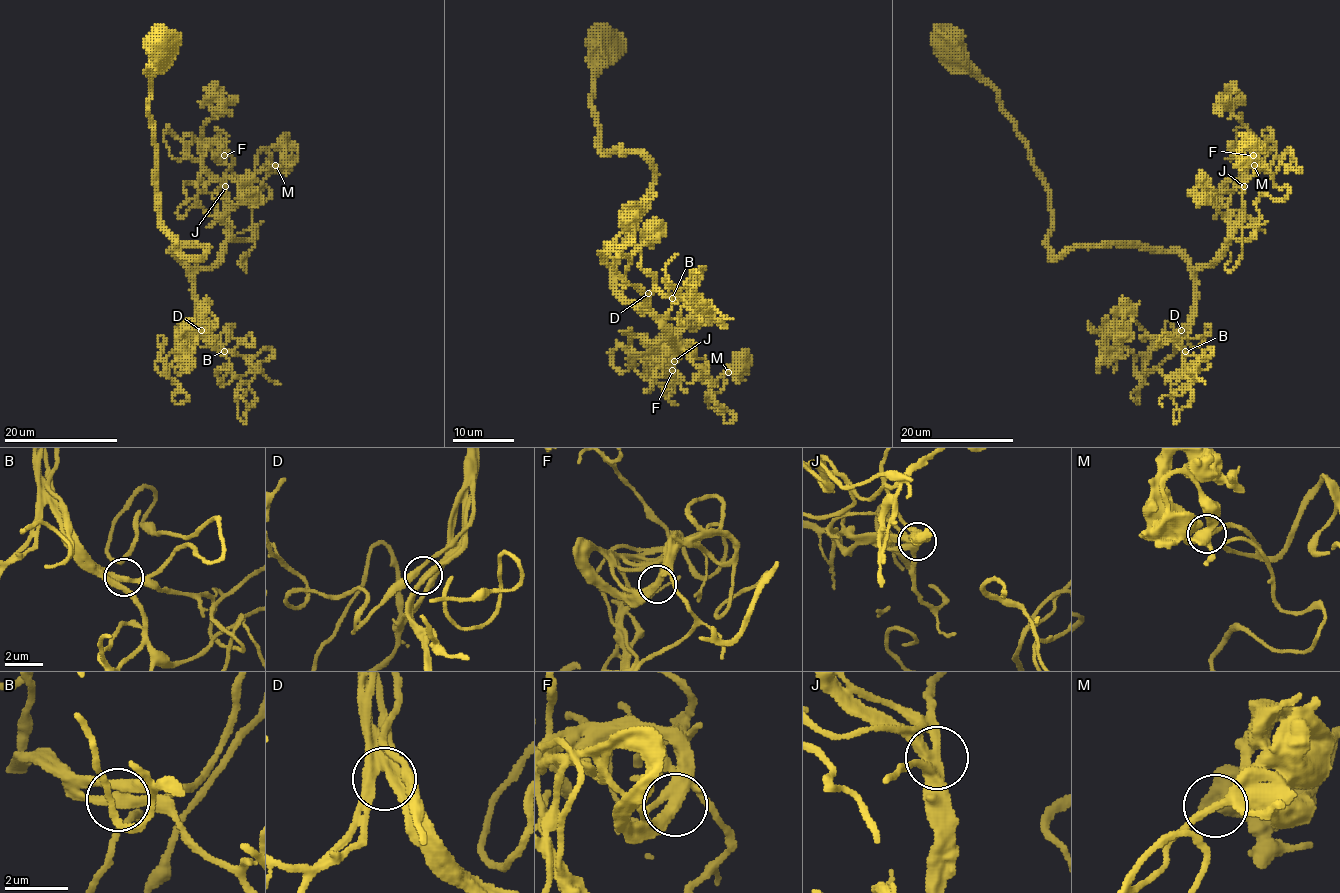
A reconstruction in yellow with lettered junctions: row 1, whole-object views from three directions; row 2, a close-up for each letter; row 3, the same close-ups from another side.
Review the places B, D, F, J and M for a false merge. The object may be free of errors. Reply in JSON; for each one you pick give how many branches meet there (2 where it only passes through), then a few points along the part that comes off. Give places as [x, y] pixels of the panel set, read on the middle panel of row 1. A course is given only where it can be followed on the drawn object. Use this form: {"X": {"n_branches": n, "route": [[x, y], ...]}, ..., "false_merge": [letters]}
{"false_merge": []}

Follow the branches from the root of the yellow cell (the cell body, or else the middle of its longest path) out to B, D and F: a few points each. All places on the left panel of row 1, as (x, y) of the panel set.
B: (156, 48), (148, 118), (158, 221), (187, 256), (207, 248), (170, 252), (187, 269), (198, 326), (224, 350)
D: (156, 48), (148, 118), (158, 221), (187, 256), (207, 248), (170, 252), (187, 269), (201, 330)
F: (156, 48), (158, 221), (187, 256), (207, 248), (170, 249), (193, 268), (210, 268), (227, 238), (224, 155)

